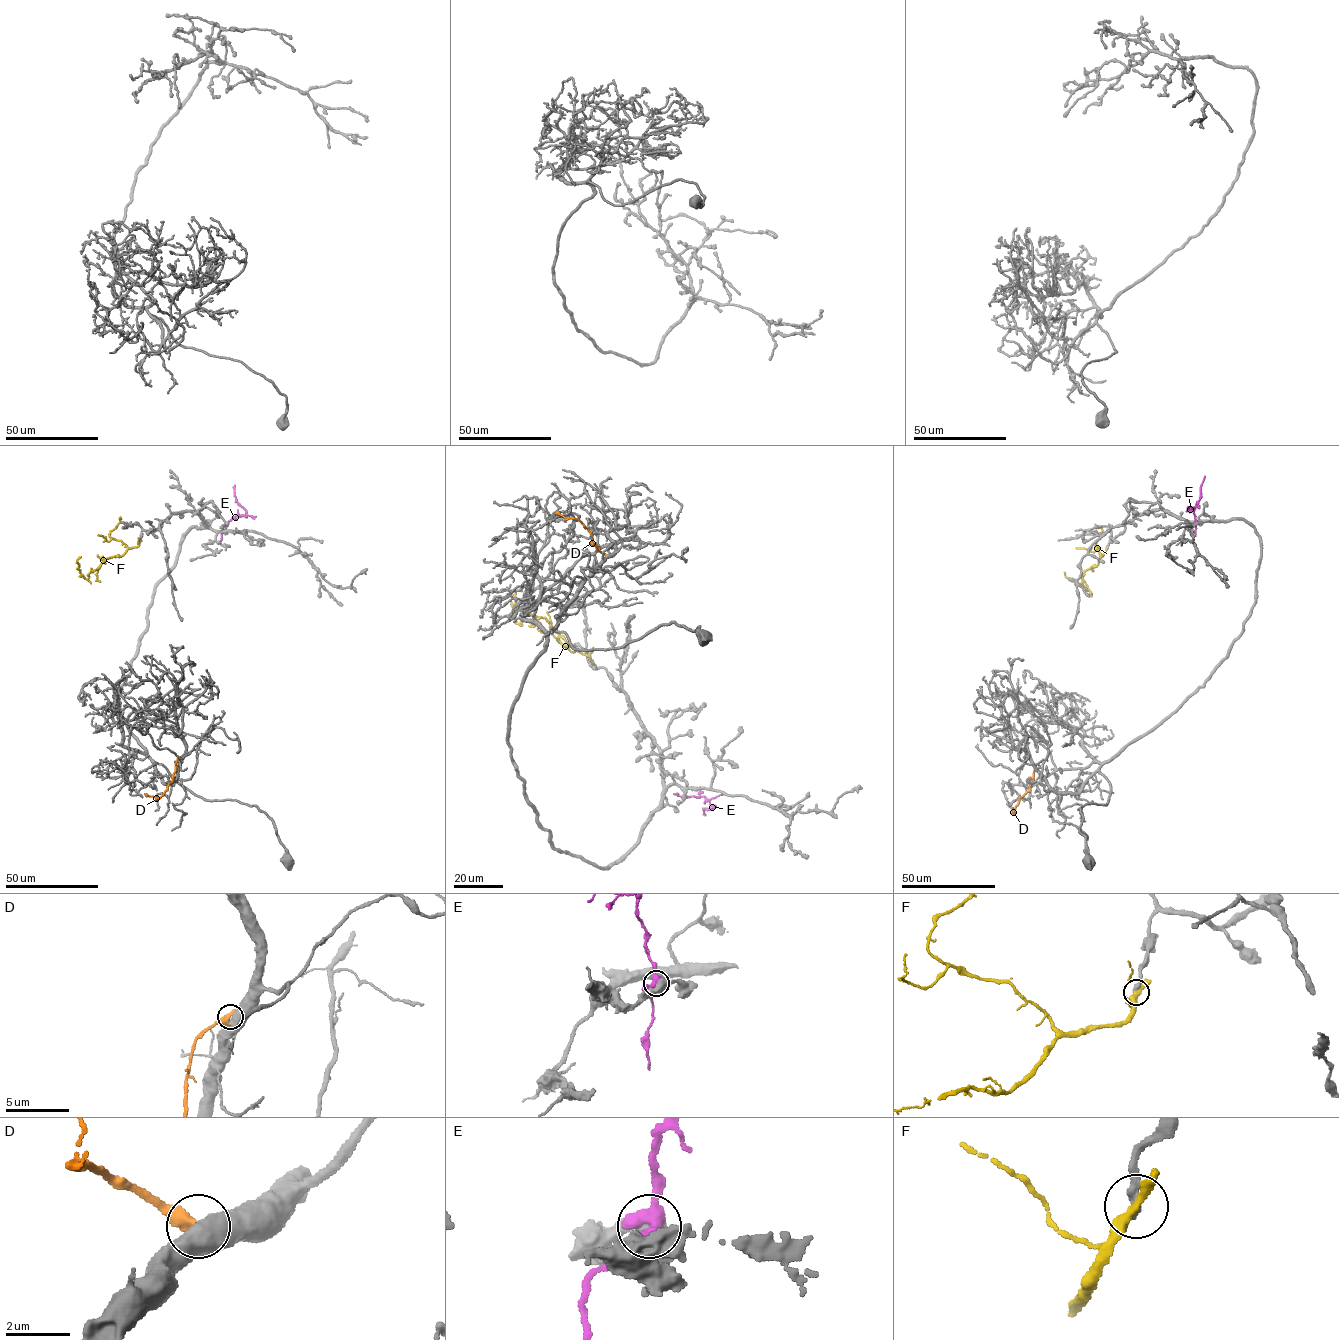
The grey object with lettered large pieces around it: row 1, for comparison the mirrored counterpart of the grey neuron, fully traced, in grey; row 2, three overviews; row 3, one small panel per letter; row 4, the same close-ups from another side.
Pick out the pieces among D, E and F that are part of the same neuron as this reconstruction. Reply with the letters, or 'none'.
none

